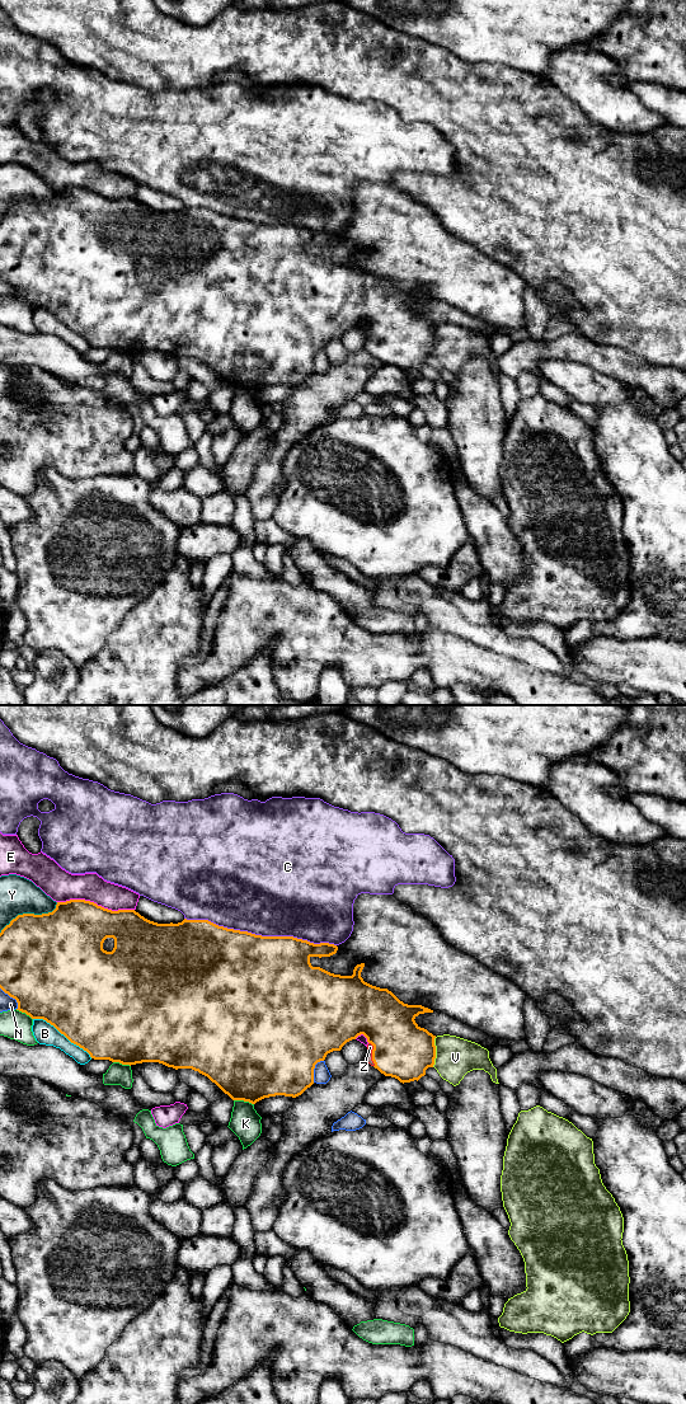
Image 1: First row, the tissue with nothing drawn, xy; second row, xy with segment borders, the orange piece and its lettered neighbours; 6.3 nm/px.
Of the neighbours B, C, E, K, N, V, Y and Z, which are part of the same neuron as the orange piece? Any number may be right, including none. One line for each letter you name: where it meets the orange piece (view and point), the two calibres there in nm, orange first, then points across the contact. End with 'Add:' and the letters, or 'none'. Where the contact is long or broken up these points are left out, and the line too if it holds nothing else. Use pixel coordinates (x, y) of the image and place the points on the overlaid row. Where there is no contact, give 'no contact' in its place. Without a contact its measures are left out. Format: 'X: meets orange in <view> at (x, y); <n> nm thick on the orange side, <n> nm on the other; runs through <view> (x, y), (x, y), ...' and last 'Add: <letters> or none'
Z: meets orange in xy at (372, 1055); 360 nm thick on the orange side, 50 nm on the other; runs through xy (402, 1050), (372, 1055), (370, 1047)
Add: Z

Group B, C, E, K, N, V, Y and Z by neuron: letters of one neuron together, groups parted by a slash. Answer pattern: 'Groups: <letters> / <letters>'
Groups: B / C / E / K / N / V / Y / Z

